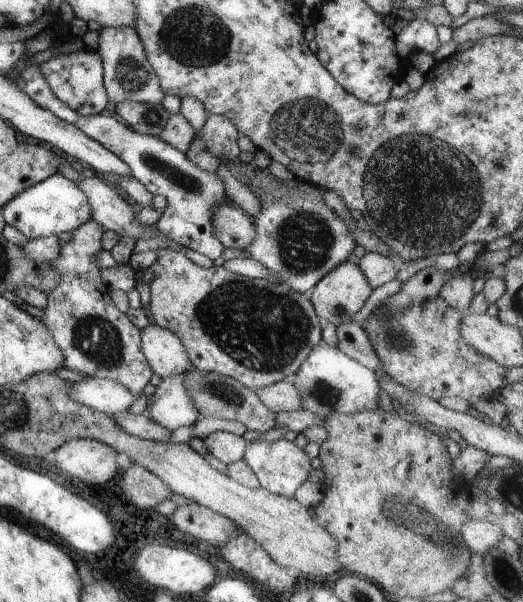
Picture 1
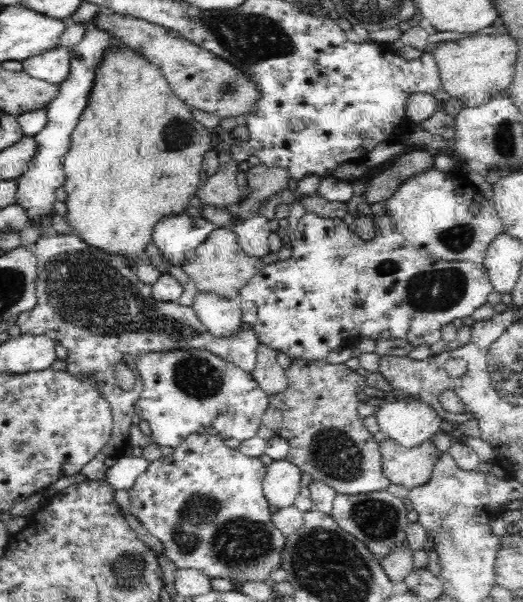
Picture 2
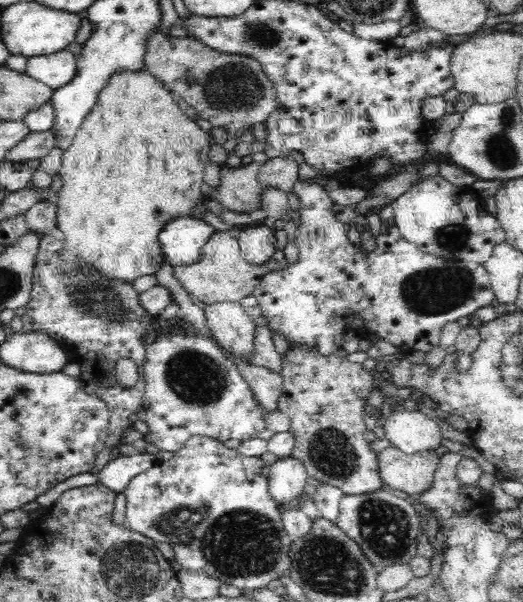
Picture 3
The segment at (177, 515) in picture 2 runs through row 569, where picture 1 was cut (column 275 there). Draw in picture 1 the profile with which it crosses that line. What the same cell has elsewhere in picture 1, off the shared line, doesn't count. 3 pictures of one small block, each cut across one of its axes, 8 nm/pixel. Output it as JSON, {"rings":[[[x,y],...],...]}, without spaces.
{"rings":[[[284,184],[278,196],[264,194],[260,188],[264,186],[250,188],[260,200],[260,213],[253,216],[256,238],[245,252],[292,290],[309,294],[328,272],[349,260],[356,240],[346,222],[325,202],[310,198],[290,184]]]}

